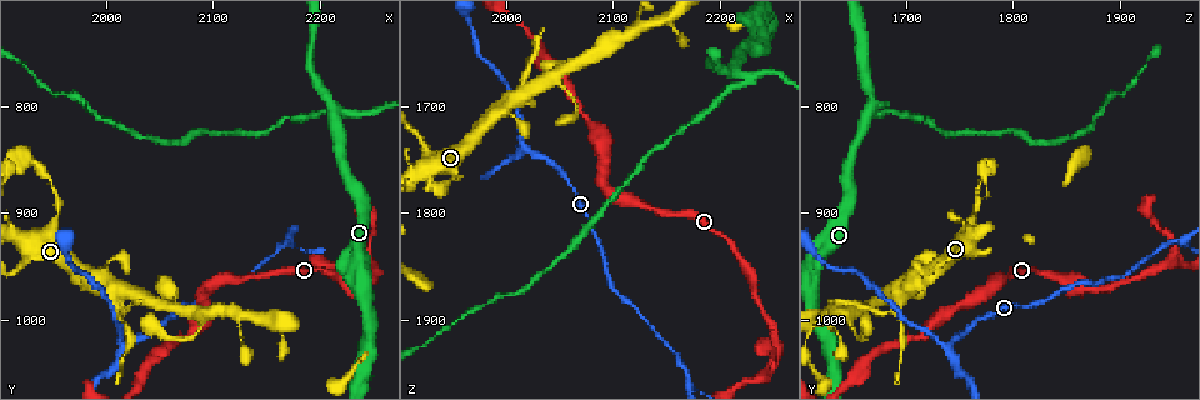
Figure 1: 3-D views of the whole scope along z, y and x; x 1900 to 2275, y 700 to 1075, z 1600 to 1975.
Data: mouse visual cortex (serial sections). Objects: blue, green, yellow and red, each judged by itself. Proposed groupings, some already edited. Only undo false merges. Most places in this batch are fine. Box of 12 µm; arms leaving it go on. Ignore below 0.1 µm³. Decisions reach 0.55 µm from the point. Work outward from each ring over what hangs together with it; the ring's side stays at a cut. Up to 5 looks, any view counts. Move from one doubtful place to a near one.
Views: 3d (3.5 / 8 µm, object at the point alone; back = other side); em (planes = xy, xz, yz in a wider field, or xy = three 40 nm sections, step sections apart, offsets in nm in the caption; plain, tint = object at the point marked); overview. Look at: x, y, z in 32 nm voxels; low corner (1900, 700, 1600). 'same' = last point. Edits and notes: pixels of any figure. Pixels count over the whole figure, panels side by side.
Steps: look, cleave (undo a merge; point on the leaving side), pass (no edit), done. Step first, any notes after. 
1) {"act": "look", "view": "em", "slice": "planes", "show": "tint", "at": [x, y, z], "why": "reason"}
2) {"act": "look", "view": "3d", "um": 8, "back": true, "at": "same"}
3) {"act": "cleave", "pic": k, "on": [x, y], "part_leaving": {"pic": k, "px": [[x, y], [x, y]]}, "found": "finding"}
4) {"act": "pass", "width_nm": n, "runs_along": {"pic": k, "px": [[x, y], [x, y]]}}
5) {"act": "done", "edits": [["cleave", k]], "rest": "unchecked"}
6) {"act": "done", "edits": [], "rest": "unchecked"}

{"act": "look", "view": "3d", "um": 3.5, "at": [2126, 998, 1626], "why": "three-way junction"}

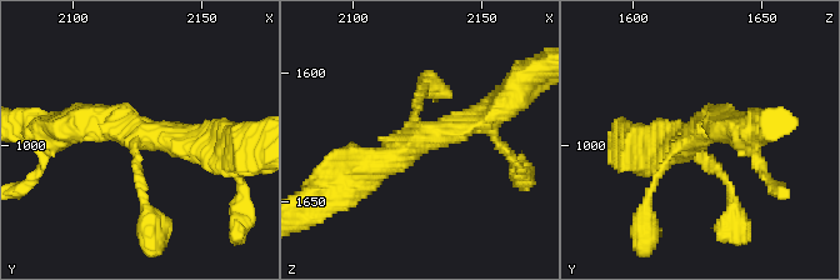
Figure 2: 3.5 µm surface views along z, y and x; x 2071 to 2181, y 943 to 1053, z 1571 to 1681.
{"act": "look", "view": "em", "slice": "xy", "step": 2, "show": "tint", "at": [2126, 996, 1625], "arms": 3, "arm_widths_nm": [100, 350, 400]}

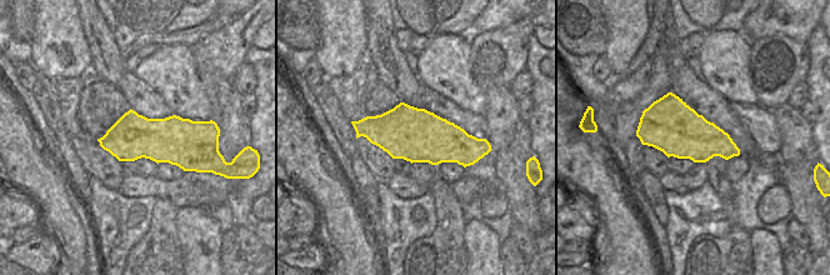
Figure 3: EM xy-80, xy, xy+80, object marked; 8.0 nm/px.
{"act": "pass", "runs_along": {"pic": 2, "px": [[350, 174], [495, 110]]}, "found": "one cell here"}

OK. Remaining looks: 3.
{"act": "look", "view": "em", "slice": "xy", "step": 2, "show": "tint", "at": [2214, 808, 1664], "why": "looks like a crossing"}

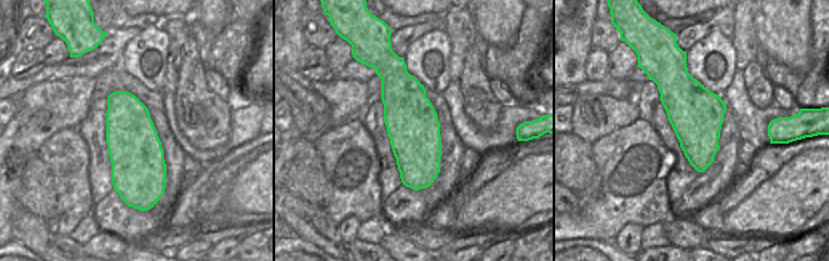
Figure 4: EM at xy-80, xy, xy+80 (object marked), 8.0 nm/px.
{"act": "look", "view": "3d", "um": 3.5, "at": "same"}

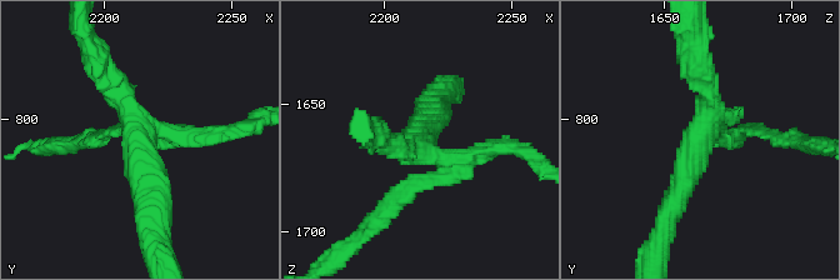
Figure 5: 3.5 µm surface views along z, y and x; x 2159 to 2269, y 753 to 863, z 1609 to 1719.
{"act": "pass", "runs_along": {"pic": 5, "px": [[669, 214], [706, 134], [745, 130]]}, "found": "one cell here"}

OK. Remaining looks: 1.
{"act": "done", "edits": [], "rest": "unchecked"}

